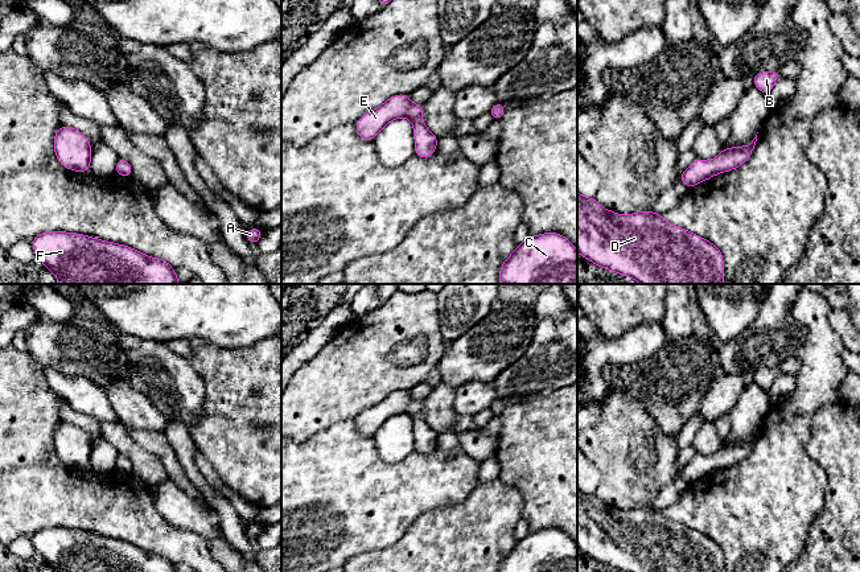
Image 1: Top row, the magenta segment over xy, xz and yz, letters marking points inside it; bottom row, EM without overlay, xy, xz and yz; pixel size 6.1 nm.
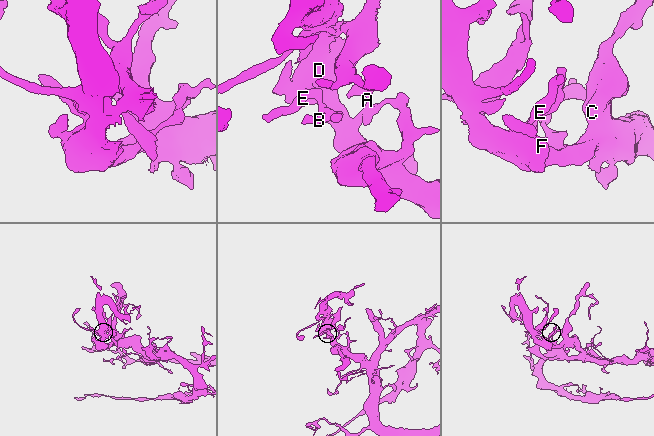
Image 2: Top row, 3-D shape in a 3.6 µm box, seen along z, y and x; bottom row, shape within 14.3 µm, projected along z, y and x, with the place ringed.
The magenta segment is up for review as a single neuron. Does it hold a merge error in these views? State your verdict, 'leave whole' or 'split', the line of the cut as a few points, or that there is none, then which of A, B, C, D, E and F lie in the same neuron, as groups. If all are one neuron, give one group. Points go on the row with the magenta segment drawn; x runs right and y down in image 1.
leave whole; cut none; groups A B C D E F

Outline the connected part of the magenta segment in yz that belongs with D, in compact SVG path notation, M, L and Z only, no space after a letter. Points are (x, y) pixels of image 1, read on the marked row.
M577 192L577 252L641 284L723 284L723 254L650 210L621 215Z

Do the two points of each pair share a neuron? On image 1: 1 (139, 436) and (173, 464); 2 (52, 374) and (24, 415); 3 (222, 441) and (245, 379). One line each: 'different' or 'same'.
1: same
2: different
3: same

